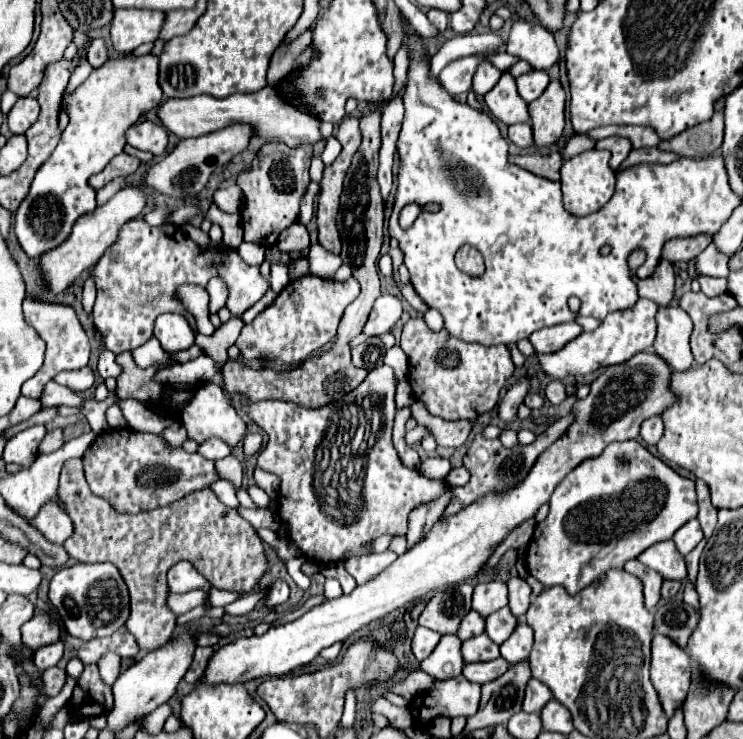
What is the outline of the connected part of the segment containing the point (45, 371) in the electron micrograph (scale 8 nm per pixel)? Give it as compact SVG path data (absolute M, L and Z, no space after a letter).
M26 296L24 298L24 316L26 316L26 322L46 342L46 356L44 356L42 368L30 380L24 382L22 394L28 396L28 398L40 398L44 386L58 372L62 372L62 370L78 370L78 368L84 368L88 364L88 358L90 358L90 342L88 342L88 336L86 336L84 328L78 322L78 316L76 316L74 308L68 306L68 304L44 302L44 300L36 300L36 298Z

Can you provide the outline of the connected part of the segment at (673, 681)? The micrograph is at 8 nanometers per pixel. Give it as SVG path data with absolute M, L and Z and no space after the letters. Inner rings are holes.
M656 634L652 638L650 680L668 718L672 718L674 710L680 708L686 700L692 678L690 666L692 664L686 650L678 648L672 640L668 640L668 636Z

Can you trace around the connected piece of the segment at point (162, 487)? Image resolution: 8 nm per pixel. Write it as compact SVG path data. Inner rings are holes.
M110 428L98 434L84 454L84 472L90 490L96 496L106 498L110 506L122 514L160 508L164 498L180 500L182 496L212 486L220 478L212 460L174 448L158 434L130 428Z

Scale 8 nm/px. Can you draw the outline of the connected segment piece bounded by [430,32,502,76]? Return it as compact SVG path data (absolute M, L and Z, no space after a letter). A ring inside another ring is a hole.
M464 34L454 36L452 40L444 42L442 48L430 60L432 76L438 76L440 70L450 64L452 60L474 56L474 54L494 54L502 48L502 38L498 34Z

